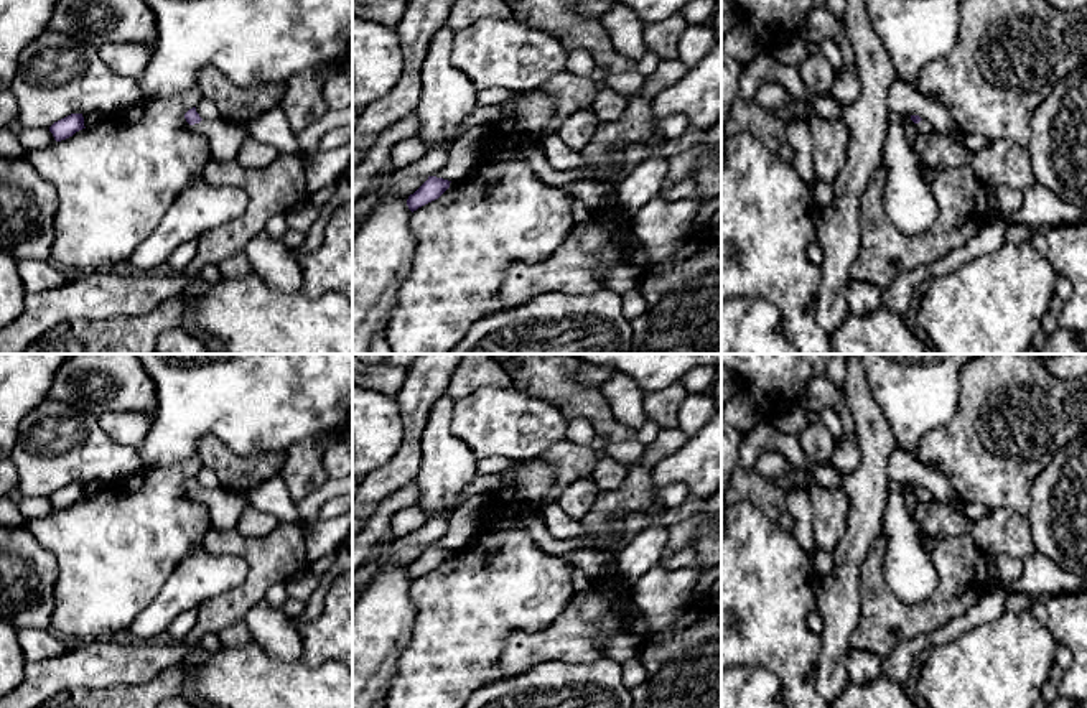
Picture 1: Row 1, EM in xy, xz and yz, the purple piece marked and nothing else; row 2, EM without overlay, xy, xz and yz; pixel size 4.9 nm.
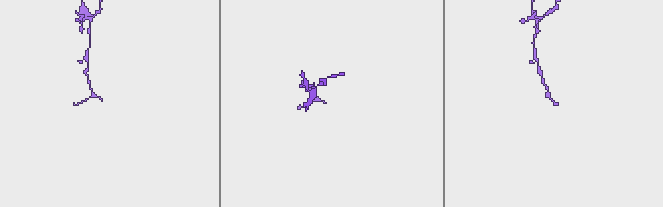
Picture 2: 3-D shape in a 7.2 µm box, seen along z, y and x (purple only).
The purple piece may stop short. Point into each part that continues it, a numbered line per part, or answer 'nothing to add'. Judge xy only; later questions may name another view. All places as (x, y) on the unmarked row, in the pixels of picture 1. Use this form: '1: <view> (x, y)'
1: xy (226, 507)

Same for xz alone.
nothing to add

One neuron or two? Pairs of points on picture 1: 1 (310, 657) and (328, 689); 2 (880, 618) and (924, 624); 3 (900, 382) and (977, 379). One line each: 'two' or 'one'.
1: two
2: one
3: two

